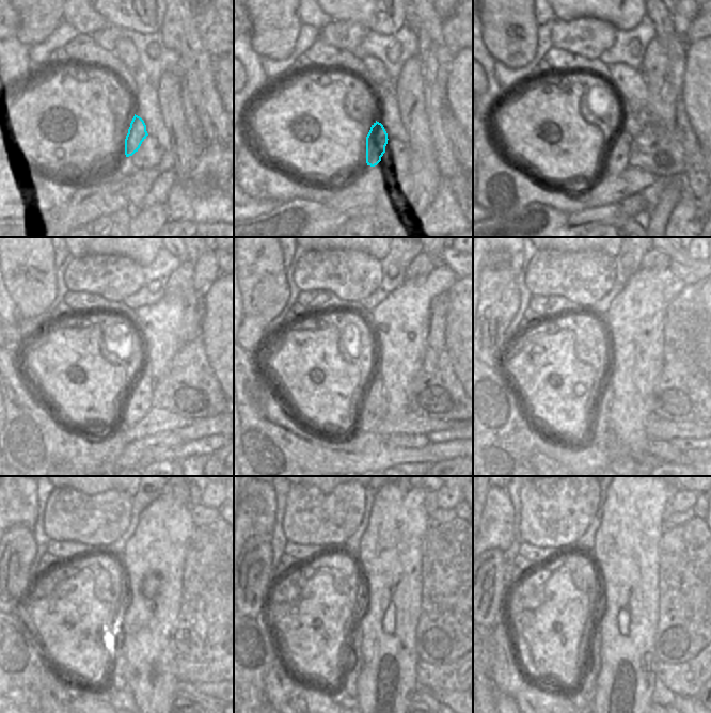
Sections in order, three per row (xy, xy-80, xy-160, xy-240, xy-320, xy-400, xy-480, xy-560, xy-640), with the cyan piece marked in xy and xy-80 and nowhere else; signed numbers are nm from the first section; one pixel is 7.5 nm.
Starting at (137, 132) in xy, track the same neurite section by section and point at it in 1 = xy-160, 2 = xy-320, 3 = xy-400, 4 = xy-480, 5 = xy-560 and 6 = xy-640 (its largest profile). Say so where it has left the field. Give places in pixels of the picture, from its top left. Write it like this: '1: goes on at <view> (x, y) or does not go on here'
1: goes on at xy-160 (617, 153)
2: goes on at xy-320 (374, 407)
3: goes on at xy-400 (602, 430)
4: goes on at xy-480 (117, 681)
5: goes on at xy-560 (349, 687)
6: goes on at xy-640 (587, 688)

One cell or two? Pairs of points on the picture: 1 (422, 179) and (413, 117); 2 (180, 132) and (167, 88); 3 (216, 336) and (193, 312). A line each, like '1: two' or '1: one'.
1: one
2: one
3: two

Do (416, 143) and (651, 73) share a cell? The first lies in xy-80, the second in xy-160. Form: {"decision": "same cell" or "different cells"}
{"decision": "same cell"}

